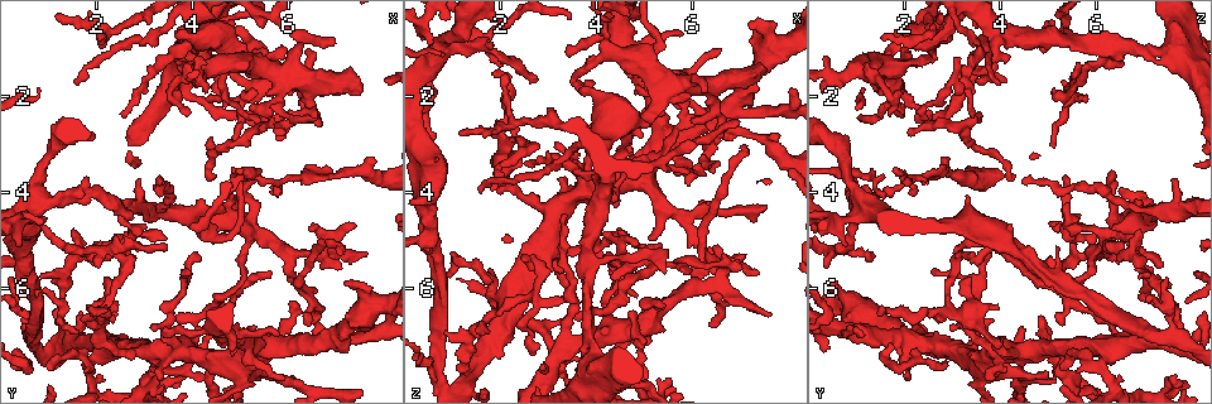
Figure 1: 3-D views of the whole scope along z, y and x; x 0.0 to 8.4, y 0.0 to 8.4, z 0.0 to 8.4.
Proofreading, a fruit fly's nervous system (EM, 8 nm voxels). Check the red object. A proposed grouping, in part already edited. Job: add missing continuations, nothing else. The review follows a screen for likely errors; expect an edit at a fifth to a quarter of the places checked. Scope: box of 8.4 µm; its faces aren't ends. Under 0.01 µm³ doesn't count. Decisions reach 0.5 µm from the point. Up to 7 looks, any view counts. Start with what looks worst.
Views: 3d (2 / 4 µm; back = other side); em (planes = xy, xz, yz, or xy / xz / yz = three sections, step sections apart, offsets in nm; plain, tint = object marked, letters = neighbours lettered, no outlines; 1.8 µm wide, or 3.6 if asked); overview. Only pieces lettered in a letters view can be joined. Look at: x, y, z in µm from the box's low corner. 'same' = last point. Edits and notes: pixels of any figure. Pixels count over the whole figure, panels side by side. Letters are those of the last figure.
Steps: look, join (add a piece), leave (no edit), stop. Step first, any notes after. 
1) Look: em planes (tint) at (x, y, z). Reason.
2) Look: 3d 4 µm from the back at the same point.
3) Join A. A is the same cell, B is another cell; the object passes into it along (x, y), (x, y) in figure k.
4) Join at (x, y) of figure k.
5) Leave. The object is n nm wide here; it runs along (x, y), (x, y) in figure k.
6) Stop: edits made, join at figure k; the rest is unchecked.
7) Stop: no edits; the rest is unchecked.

Look: 3d 2 µm at (4.65, 6.95, 1.05). Two arms in line, one across.

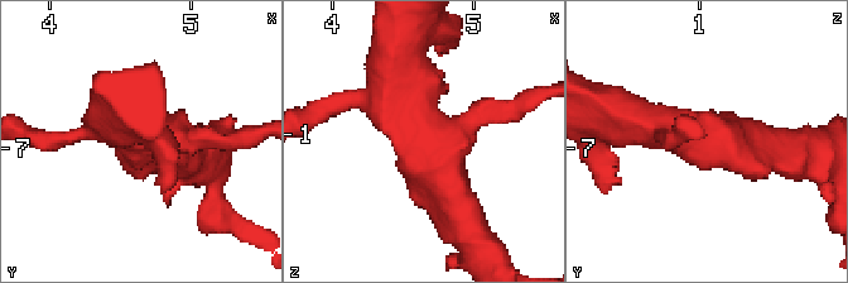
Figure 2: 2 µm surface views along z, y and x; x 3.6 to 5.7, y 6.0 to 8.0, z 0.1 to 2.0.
Look: em xy step 16 (tint) at (4.68, 6.92, 1.02).

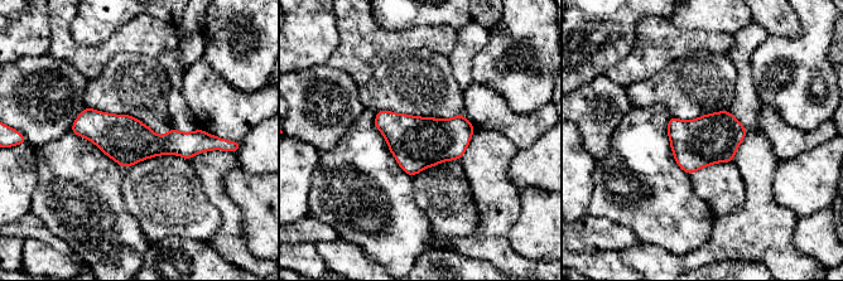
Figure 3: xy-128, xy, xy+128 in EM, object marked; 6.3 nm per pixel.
Look: em planes (letters) at the same point. Cut it another way.

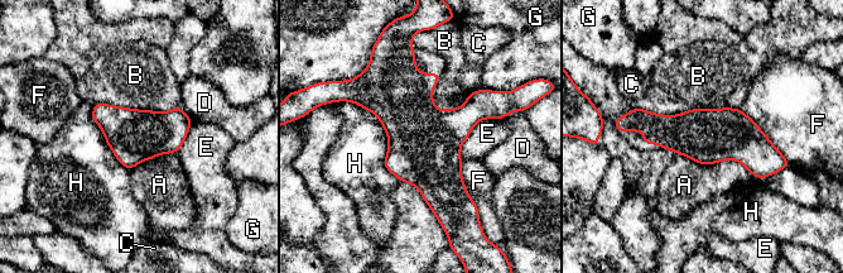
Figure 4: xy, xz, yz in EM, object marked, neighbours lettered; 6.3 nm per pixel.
Leave. A, B, C, D, E, F, G and H are other cells; none of them fits.

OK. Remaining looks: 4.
Look: em 3.6 µm planes (letters) at (2.70, 5.15, 6.95). A narrow waist.

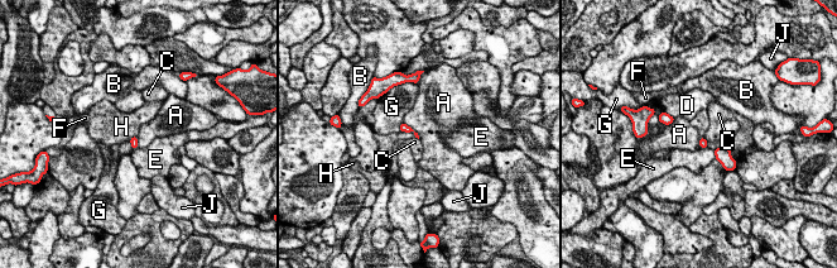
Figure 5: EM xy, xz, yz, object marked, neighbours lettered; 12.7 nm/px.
Leave. The longest contact is with A, 320 nm; A, B, C, D, E, F, G, H and J are other cells; a border runs along (403, 121), (419, 138) in figure 5; no lettered piece goes on from it.

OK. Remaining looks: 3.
Look: em planes (letters) at (1.10, 7.70, 5.25). Thin end.

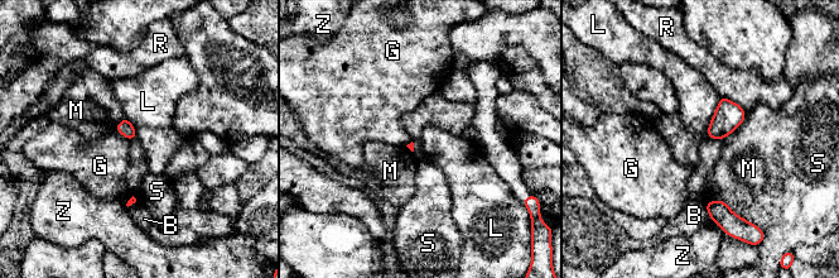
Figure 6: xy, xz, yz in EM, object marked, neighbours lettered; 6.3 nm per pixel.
Leave. The longest contact is with L, 280 nm; B, G, L, M, R, S and Z are other cells; a border runs along (721, 97), (708, 128), (708, 138) in figure 6; none of them fits.

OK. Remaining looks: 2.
Stop: no edits; the rest is unchecked.

